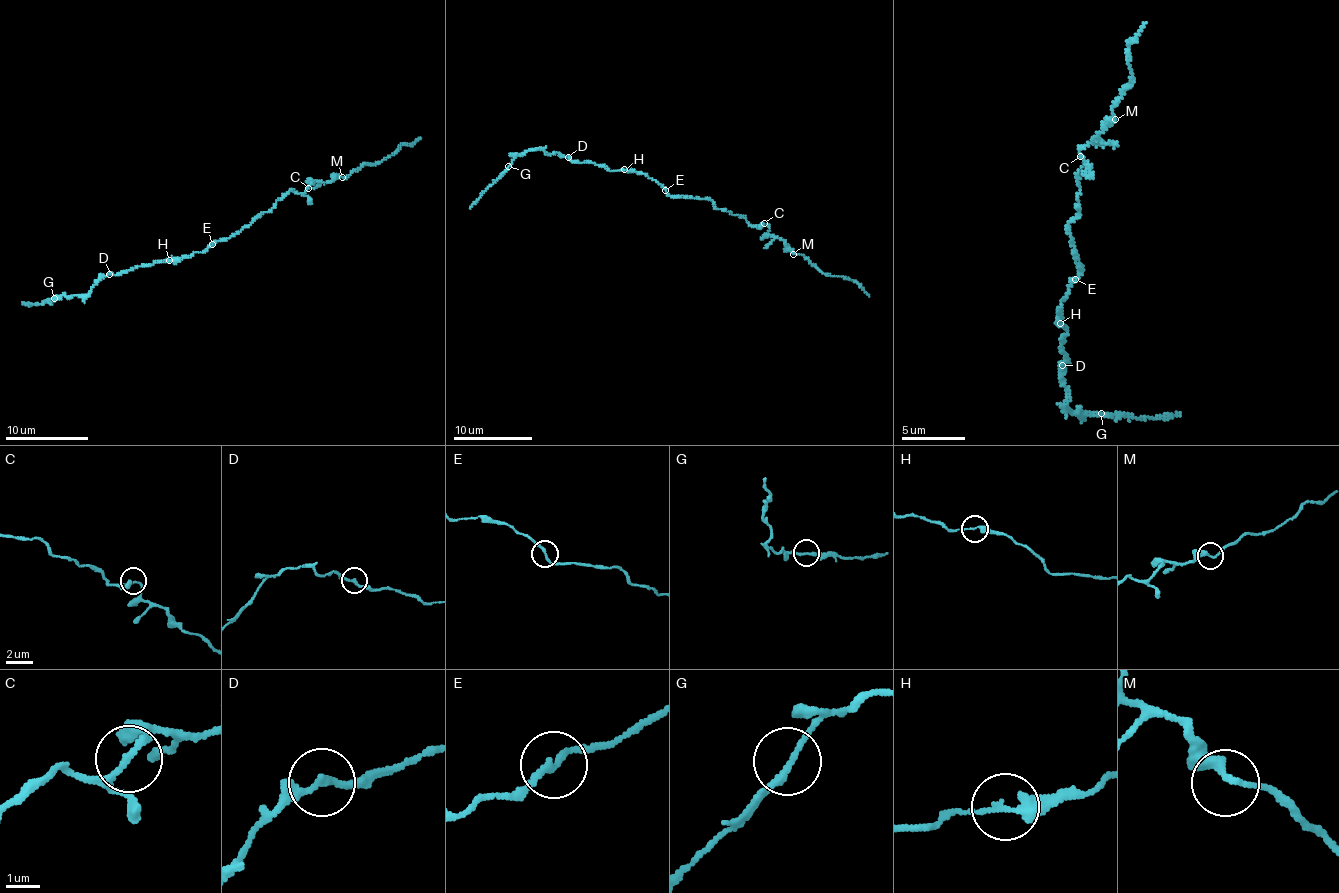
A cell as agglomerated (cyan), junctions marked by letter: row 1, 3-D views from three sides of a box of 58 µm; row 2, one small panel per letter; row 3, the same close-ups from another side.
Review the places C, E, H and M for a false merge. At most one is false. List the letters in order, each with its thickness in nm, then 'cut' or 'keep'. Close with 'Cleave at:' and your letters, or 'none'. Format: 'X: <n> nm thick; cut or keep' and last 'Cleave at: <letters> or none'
C: 170 nm thick; keep
E: 180 nm thick; keep
H: 240 nm thick; cut
M: 240 nm thick; keep
Cleave at: H

